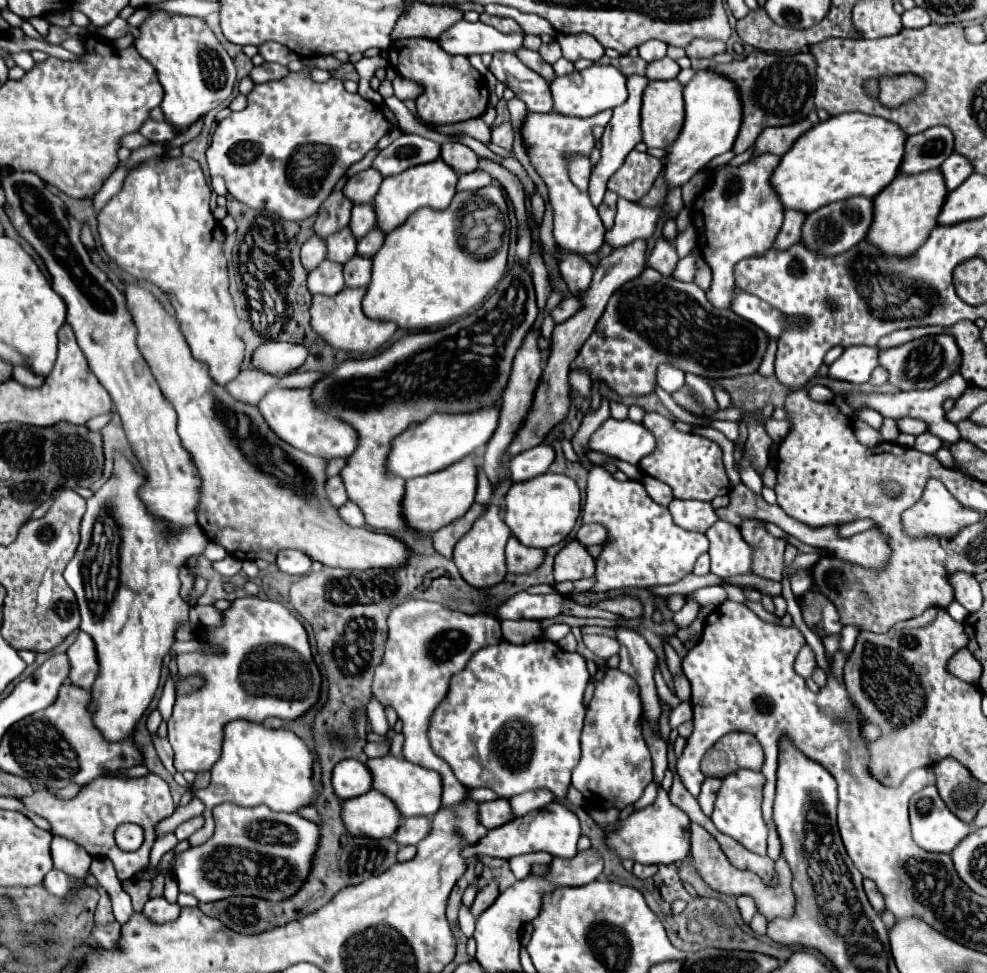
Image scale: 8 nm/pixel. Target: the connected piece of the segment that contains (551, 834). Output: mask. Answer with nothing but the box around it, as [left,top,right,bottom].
[461,802,581,860]

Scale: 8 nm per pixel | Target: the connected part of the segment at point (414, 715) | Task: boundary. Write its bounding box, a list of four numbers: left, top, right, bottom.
[373,600,501,806]

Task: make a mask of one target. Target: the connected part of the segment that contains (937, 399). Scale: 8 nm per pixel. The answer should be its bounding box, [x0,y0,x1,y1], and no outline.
[843,374,969,444]

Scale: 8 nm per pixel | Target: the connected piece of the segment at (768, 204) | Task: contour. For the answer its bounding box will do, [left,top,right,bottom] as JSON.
[691,154,785,308]

